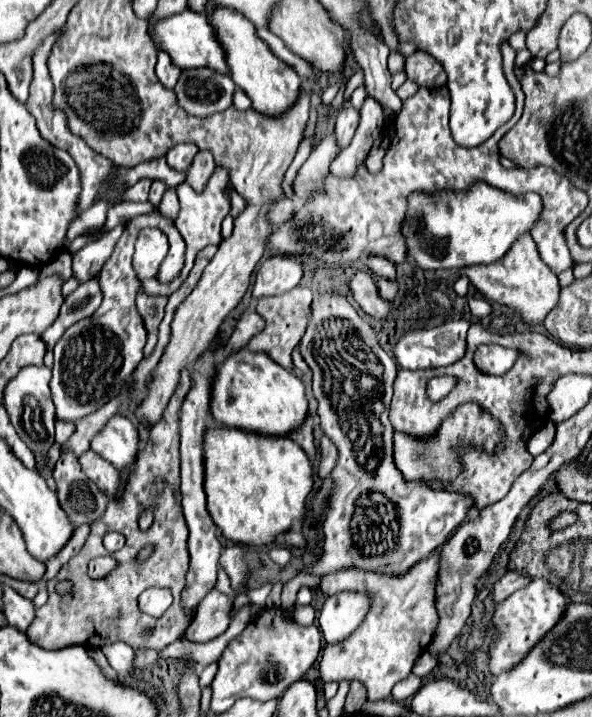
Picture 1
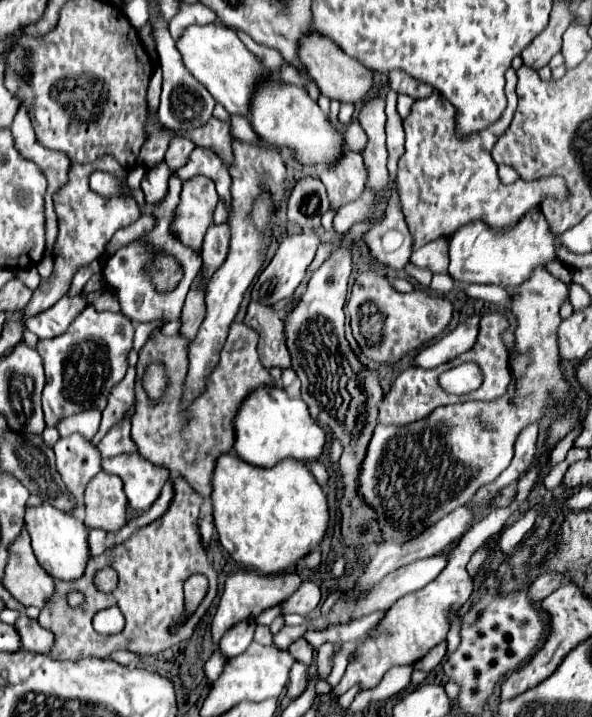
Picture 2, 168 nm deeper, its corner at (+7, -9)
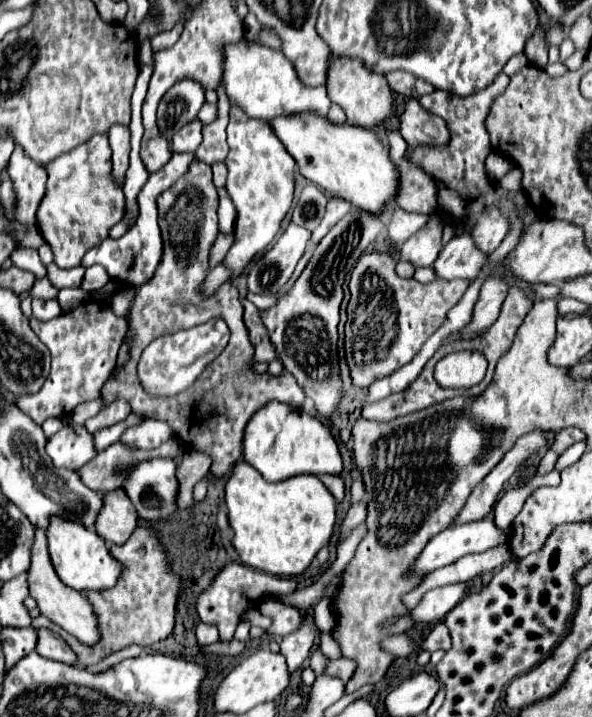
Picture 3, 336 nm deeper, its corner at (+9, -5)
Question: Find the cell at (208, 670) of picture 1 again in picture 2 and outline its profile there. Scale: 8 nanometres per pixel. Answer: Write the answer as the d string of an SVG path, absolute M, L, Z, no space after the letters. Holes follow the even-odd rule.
M242 621L242 623L234 625L220 639L220 645L218 645L220 653L226 659L242 653L252 643L252 633L254 633L254 621Z

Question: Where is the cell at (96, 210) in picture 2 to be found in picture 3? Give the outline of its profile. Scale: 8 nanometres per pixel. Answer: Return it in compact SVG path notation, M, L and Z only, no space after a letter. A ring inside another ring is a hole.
M94 135L84 145L60 155L44 165L48 181L46 195L36 211L36 225L54 251L54 263L70 269L80 265L80 257L108 237L112 225L120 223L126 205L124 193L112 179L112 153L108 135Z

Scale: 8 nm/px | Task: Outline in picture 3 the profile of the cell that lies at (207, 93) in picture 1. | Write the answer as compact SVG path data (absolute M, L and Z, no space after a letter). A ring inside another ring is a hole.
M178 81L158 105L160 135L170 141L176 131L196 119L204 105L204 89L196 81Z

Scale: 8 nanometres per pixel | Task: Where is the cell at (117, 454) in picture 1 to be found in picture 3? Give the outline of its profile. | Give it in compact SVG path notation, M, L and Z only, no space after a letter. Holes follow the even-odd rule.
M150 459L134 465L126 477L126 493L132 499L138 515L148 525L168 521L176 513L176 497L178 497L178 479L176 479L176 463L172 459Z

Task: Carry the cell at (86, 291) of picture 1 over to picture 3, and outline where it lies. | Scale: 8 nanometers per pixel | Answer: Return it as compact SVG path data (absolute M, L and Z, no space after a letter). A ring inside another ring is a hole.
M34 297L34 299L32 299L32 313L34 313L40 321L48 321L48 319L52 319L52 317L58 317L62 311L60 311L60 305L58 305L56 299L46 301L46 299Z

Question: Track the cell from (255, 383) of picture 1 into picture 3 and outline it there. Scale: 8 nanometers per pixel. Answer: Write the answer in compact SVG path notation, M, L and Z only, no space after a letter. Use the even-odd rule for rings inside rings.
M270 401L252 417L252 423L248 423L244 435L244 461L260 471L270 483L296 475L342 475L344 471L340 449L330 429L320 419L280 401Z

